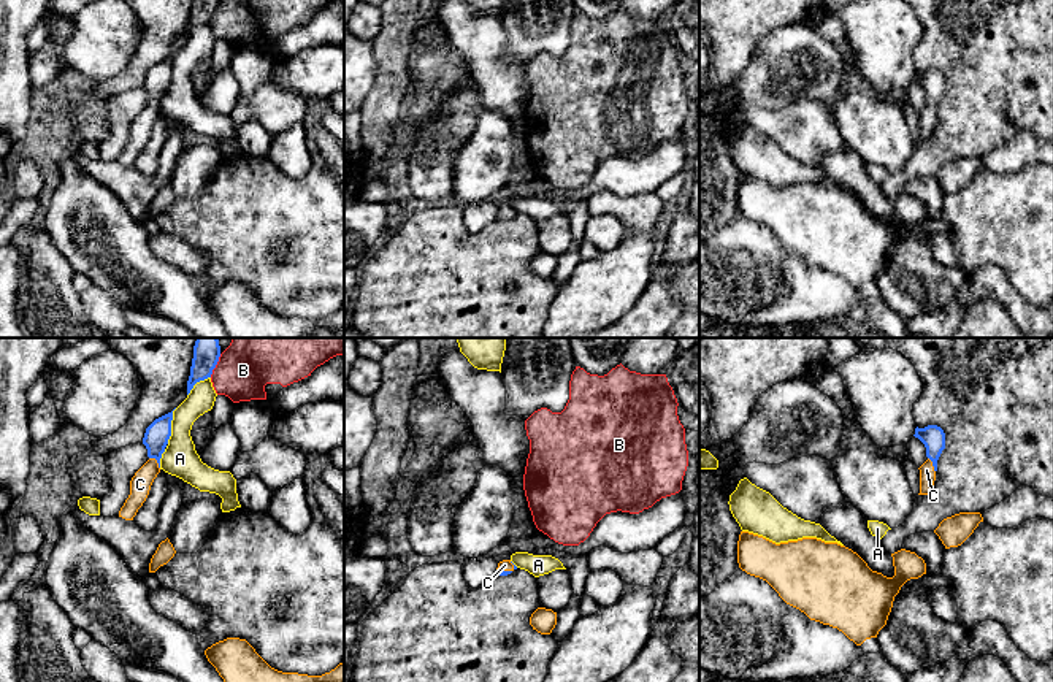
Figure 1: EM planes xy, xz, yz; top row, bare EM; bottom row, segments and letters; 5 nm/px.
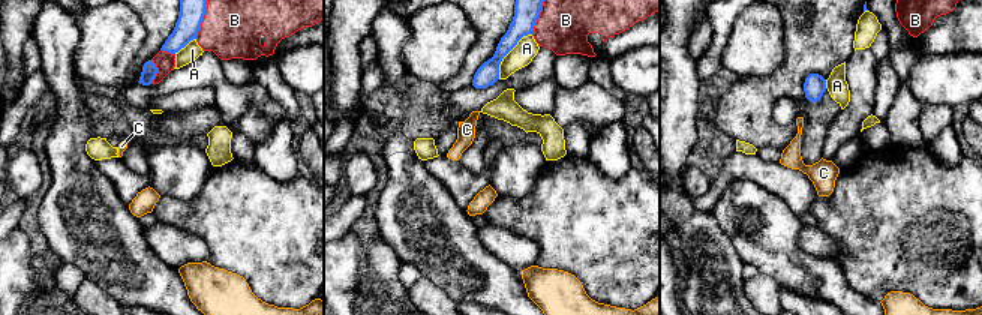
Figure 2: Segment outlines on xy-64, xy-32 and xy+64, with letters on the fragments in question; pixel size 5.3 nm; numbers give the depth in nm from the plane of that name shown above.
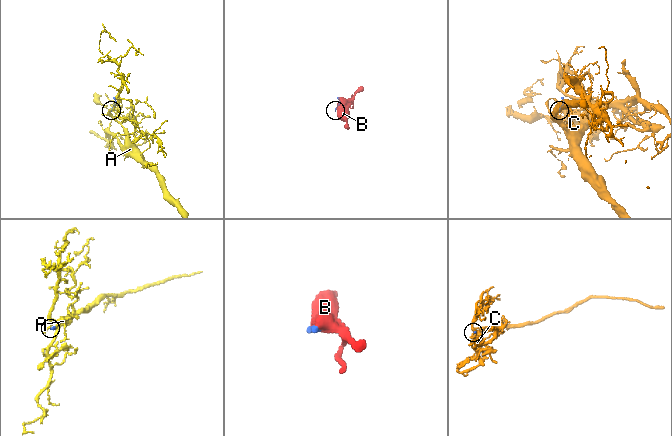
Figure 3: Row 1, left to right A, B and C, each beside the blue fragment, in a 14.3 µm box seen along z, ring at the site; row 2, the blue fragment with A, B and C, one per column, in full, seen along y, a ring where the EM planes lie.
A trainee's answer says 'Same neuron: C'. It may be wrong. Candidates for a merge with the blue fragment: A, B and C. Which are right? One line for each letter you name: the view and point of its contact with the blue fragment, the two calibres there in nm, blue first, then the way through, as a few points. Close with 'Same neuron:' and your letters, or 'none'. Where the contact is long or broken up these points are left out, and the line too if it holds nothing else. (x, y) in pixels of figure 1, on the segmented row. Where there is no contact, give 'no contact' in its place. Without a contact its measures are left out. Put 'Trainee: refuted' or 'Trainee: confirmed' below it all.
C: xy (157, 462) | 130/110 nm | across xy (156, 438), (157, 462), (140, 484)
Same neuron: C
Trainee: confirmed

